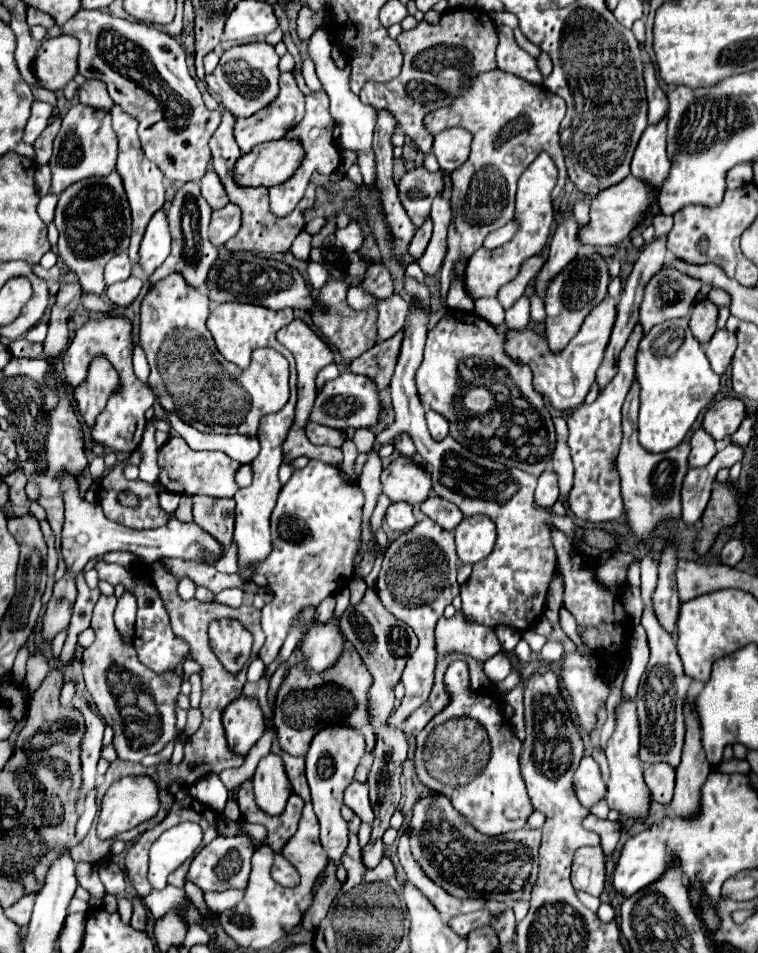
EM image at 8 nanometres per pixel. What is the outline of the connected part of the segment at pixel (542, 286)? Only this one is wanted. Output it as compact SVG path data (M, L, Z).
M564 216L550 242L548 260L544 268L536 274L536 280L534 280L534 292L538 292L538 296L544 298L550 280L554 280L554 276L558 276L558 272L562 272L562 268L566 268L566 264L570 264L578 256L580 246L582 244L578 244L576 218Z

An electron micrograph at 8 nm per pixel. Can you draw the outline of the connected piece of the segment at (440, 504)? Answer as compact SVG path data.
M430 496L428 500L424 500L420 504L422 512L432 518L436 524L440 524L444 530L454 530L460 522L462 522L462 512L458 510L458 506L438 498L438 496Z

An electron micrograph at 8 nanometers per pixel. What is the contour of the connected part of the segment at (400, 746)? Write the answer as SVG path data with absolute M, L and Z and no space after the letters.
M380 726L378 728L378 742L374 748L374 764L368 776L368 784L370 784L370 802L376 814L374 820L374 828L372 828L372 836L370 842L362 848L362 862L366 868L376 868L378 862L384 856L384 844L382 844L382 834L388 830L390 826L390 818L394 814L394 810L398 808L400 802L400 778L402 778L402 764L406 760L406 752L408 752L408 742L406 742L406 734L398 728L386 728Z

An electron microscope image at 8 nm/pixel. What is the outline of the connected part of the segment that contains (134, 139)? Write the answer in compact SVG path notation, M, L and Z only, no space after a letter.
M116 104L110 108L110 114L112 114L114 132L118 134L118 142L120 142L116 170L122 178L122 184L124 184L124 190L126 190L126 196L128 196L128 204L130 204L130 210L132 210L132 242L130 242L130 248L128 248L128 256L130 256L130 260L138 260L138 246L140 246L140 240L144 236L146 224L154 216L154 212L164 206L164 194L166 194L164 176L162 176L160 168L154 162L146 160L146 156L142 152L138 132L136 132L138 130L138 120L134 120L134 116L128 116L126 112L122 112L122 108L118 108Z

